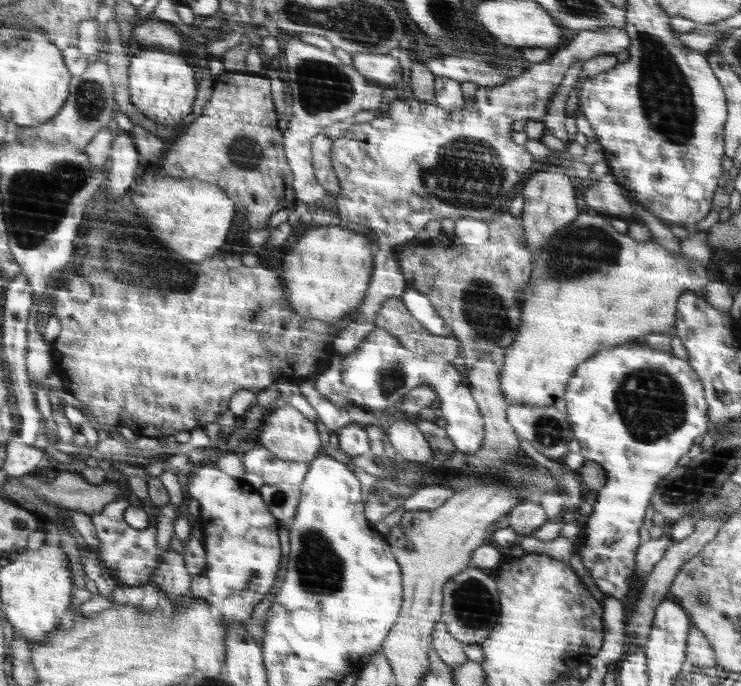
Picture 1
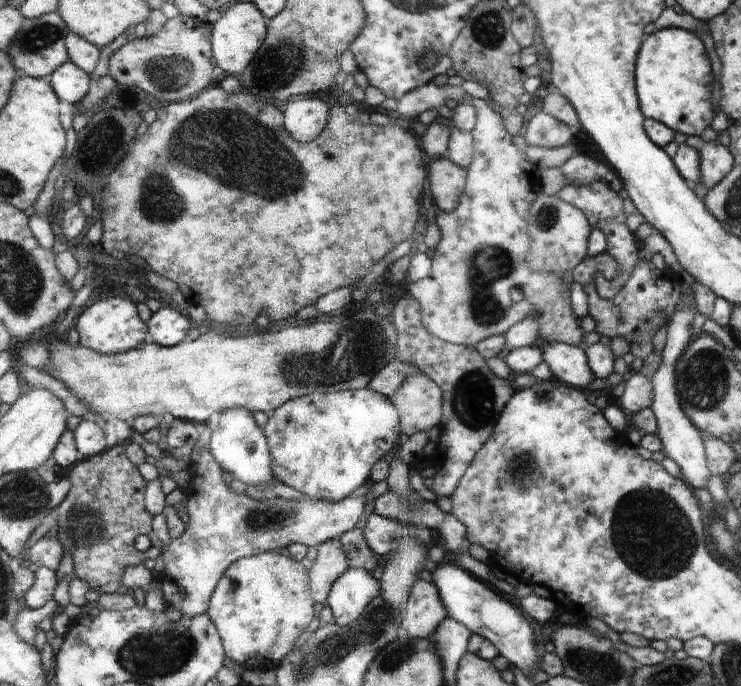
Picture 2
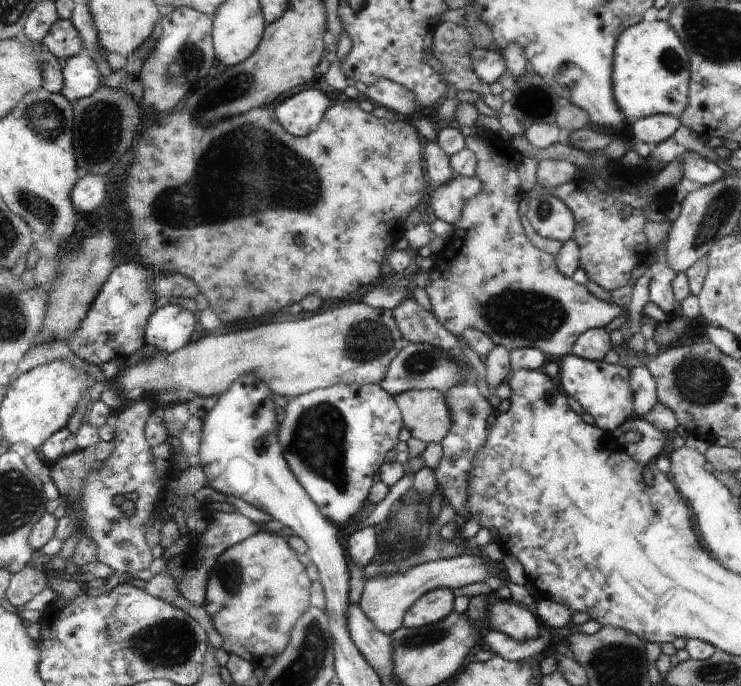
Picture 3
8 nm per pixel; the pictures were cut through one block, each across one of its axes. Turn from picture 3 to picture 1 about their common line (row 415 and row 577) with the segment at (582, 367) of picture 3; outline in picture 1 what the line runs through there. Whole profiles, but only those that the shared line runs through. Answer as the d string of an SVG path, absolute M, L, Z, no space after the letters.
M624 343L611 349L602 349L598 351L598 354L588 358L588 360L582 362L582 366L578 365L578 374L574 375L574 382L570 382L570 390L566 390L564 400L566 400L566 414L569 415L570 424L573 426L573 433L581 446L581 453L585 459L593 460L600 463L604 471L606 471L606 477L608 478L606 485L598 491L598 497L596 503L592 506L592 514L583 519L582 526L582 539L576 546L576 554L580 555L582 564L586 566L592 582L595 581L598 590L606 596L612 596L616 600L625 601L628 599L626 596L630 592L630 578L636 573L636 559L638 550L641 549L642 540L640 540L640 526L642 526L642 520L644 519L644 512L648 508L648 504L651 504L651 498L657 491L658 480L667 477L670 474L672 468L676 469L678 460L692 448L694 444L694 438L703 436L704 432L708 430L708 410L709 404L706 404L704 400L704 391L702 390L702 380L692 367L692 364L687 360L682 360L678 356L674 356L674 353L669 350L668 352L662 352L654 347L646 344L634 344Z

